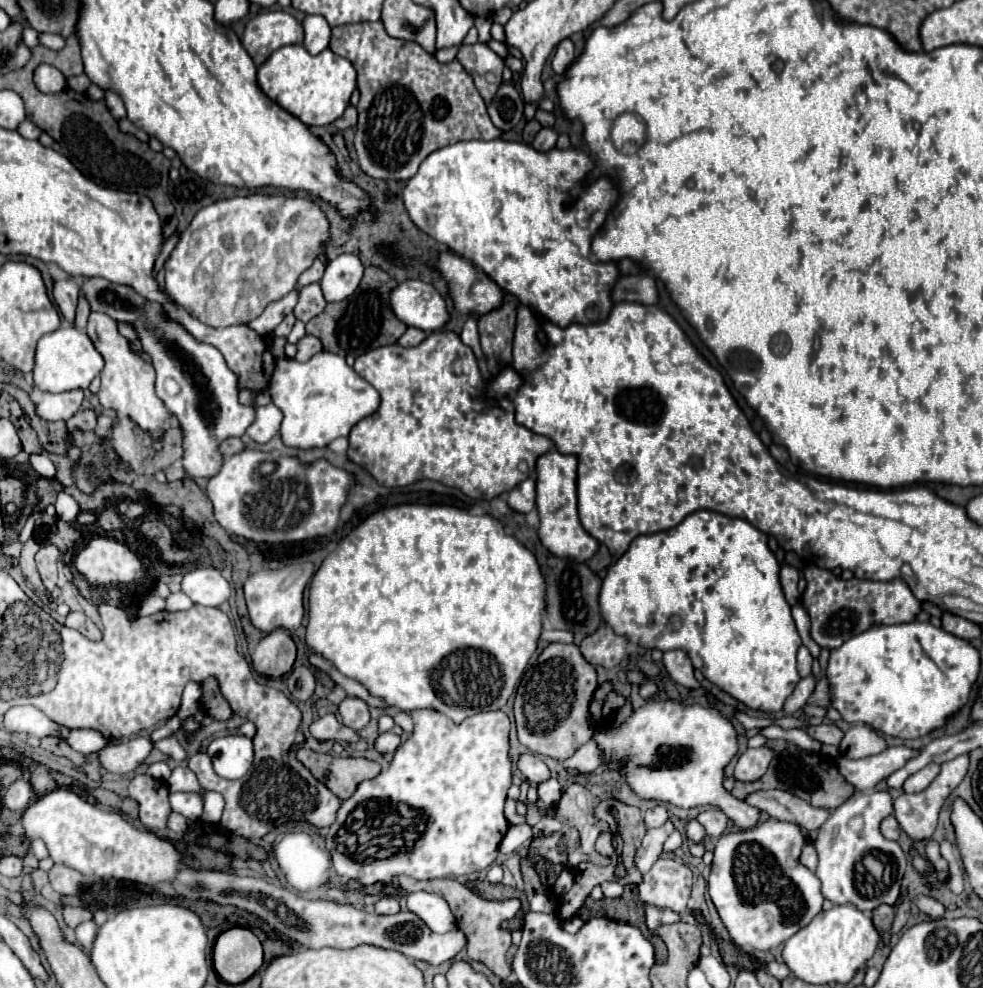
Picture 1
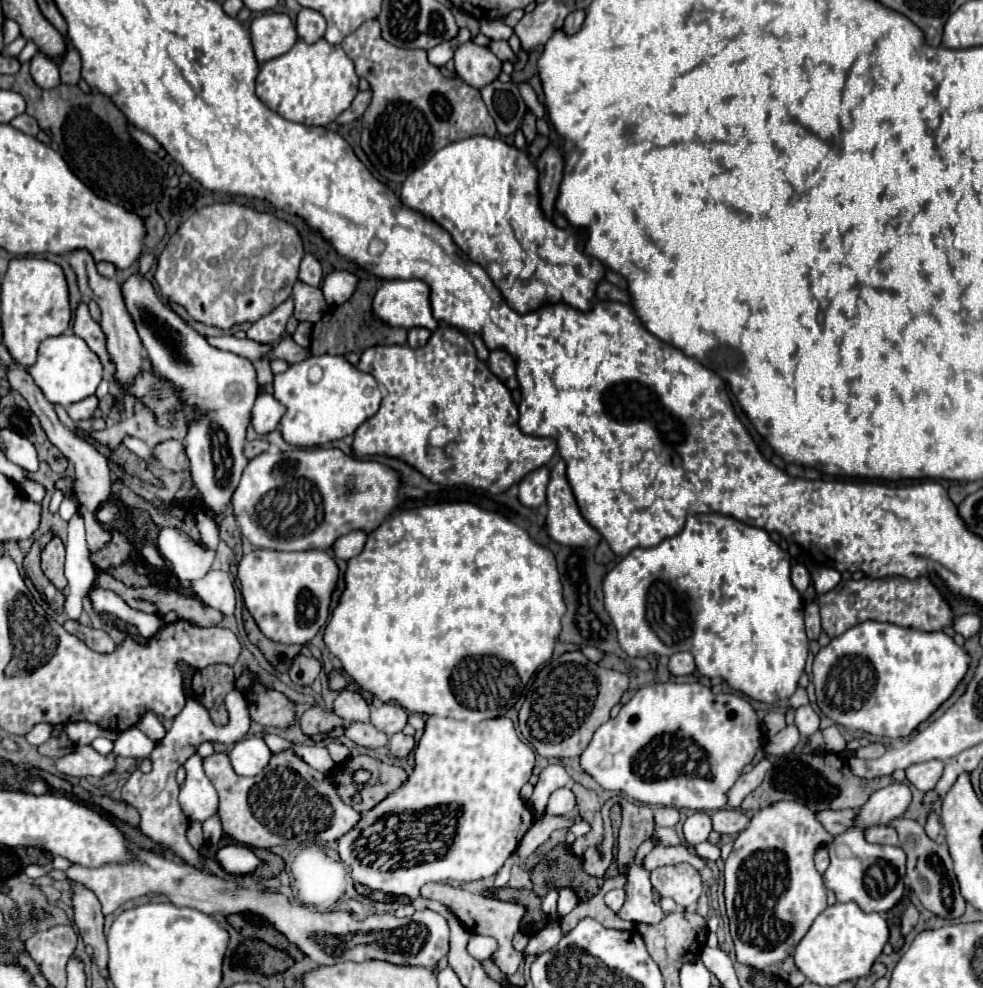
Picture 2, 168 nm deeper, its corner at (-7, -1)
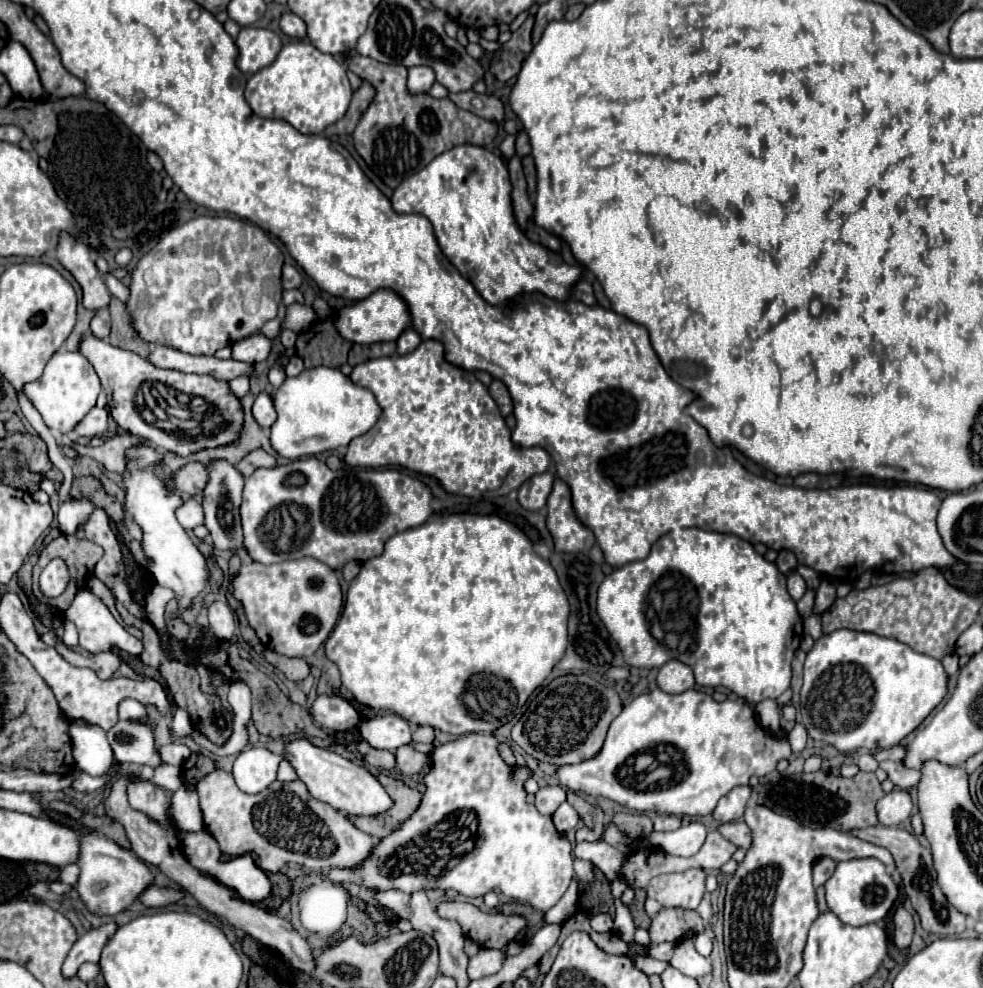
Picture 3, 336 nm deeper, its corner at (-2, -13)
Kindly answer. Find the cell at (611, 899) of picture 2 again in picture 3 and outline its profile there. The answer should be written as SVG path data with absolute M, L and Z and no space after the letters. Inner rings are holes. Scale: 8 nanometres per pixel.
M595 914L591 918L591 926L597 932L611 932L613 930L613 918L611 918L611 914Z

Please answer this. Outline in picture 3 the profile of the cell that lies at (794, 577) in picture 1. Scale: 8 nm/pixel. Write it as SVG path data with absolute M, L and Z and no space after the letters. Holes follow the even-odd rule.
M791 572L787 576L787 590L789 590L791 598L797 602L805 594L805 580L797 572Z

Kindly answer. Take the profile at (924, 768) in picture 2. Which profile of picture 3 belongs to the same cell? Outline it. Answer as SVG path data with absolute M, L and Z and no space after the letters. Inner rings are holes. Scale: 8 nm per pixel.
M881 762L879 764L883 770L887 770L889 774L889 780L901 788L901 790L909 790L909 788L917 788L919 780L921 780L921 772L919 770L911 770L911 768L905 768L901 762Z

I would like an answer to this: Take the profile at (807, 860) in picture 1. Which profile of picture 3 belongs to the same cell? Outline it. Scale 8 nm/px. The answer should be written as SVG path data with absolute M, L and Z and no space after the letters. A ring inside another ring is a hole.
M821 858L815 866L813 866L813 884L815 888L823 886L827 882L827 878L833 874L833 868L835 868L835 860L833 858Z

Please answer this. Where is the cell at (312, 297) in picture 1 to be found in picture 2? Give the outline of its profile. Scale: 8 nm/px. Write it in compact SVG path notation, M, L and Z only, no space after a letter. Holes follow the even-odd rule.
M300 280L294 284L292 288L292 300L294 300L294 316L296 320L304 320L304 322L318 322L324 314L324 310L328 308L322 290L302 284Z

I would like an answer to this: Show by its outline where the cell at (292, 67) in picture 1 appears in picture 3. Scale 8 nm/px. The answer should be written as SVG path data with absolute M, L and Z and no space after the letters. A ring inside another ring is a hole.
M305 40L289 42L281 48L277 60L247 80L245 98L251 110L261 118L283 118L301 134L321 134L327 126L341 120L351 102L353 90L347 78L347 66L331 54L317 52Z

